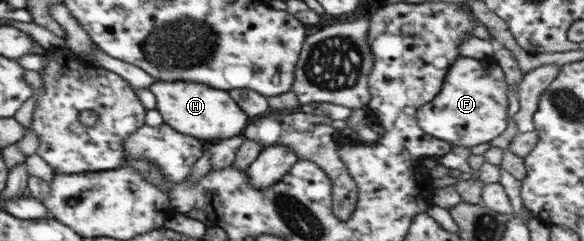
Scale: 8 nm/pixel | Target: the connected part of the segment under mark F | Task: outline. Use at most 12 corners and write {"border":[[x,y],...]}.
{"border":[[456,57],[416,109],[422,134],[471,148],[506,128],[492,57]]}

